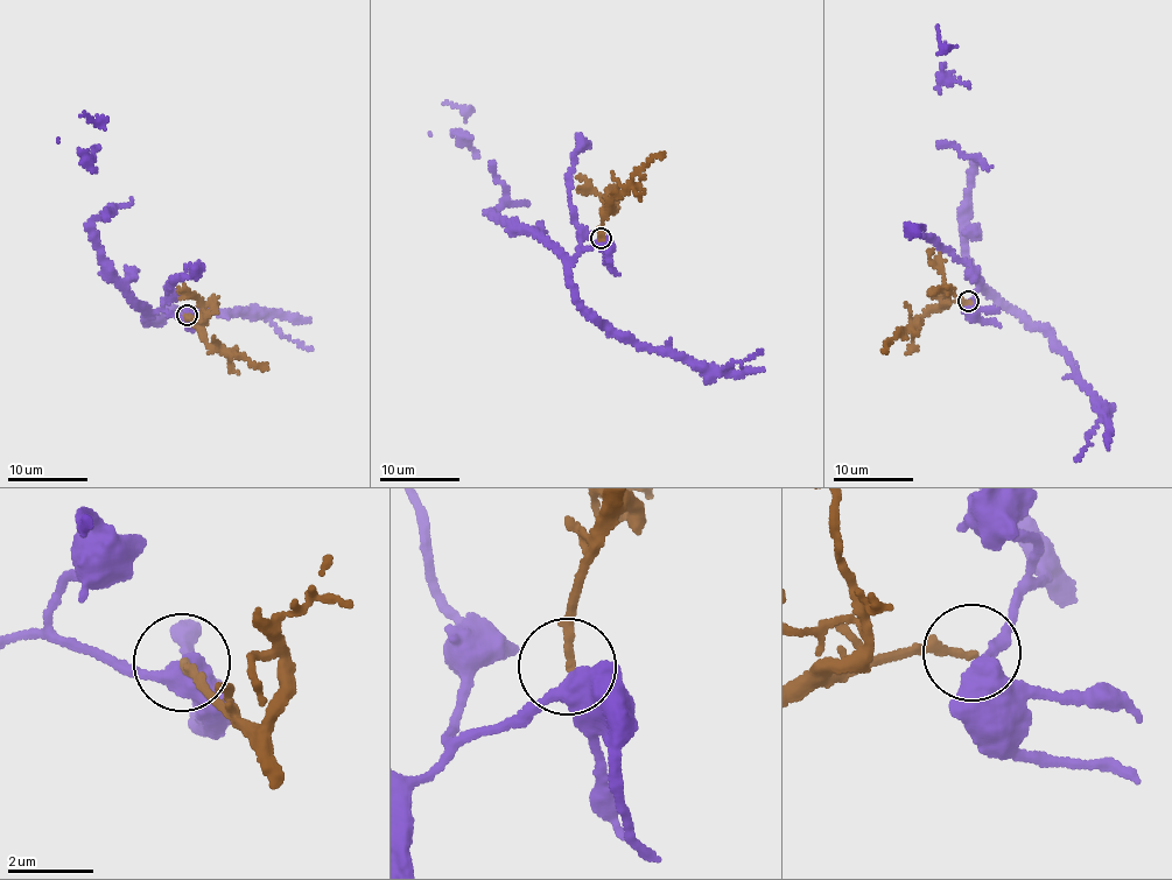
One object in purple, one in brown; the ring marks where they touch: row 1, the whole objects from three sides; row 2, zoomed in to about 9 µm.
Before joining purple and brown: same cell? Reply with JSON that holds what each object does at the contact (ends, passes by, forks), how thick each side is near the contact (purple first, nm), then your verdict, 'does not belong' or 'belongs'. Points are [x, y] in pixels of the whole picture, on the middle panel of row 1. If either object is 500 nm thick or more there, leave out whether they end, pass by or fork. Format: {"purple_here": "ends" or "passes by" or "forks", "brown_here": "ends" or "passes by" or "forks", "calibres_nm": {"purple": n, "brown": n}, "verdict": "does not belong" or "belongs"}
{"purple_here": "passes by", "brown_here": "ends", "calibres_nm": {"purple": 460, "brown": 190}, "verdict": "does not belong"}

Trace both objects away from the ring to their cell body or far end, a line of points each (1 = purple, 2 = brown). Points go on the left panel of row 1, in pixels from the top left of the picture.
1: (186, 316), (137, 302), (104, 255), (92, 226), (113, 213), (89, 163), (97, 121), (83, 112)
2: (186, 315), (204, 340), (266, 370)

